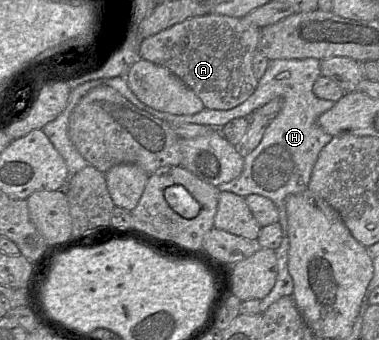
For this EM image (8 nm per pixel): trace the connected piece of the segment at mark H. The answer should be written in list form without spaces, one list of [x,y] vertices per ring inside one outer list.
[[[315,58],[270,60],[266,72],[258,81],[254,93],[242,104],[229,110],[204,108],[201,112],[194,115],[174,115],[158,111],[146,105],[129,88],[126,75],[109,79],[97,79],[81,84],[71,91],[64,111],[42,128],[42,131],[49,138],[53,146],[64,158],[68,168],[68,175],[59,190],[67,194],[74,175],[89,165],[88,161],[77,151],[69,138],[69,117],[81,98],[95,87],[109,86],[139,109],[169,124],[199,124],[212,128],[222,128],[235,118],[249,118],[253,112],[274,98],[282,98],[282,109],[277,117],[268,123],[260,144],[253,151],[244,153],[242,173],[236,179],[217,186],[219,192],[231,192],[244,198],[251,194],[267,197],[274,202],[278,209],[278,223],[282,229],[283,239],[280,246],[275,250],[277,258],[277,278],[275,285],[260,303],[260,312],[263,313],[272,303],[283,296],[292,295],[294,291],[293,279],[288,270],[289,237],[285,199],[289,195],[297,194],[307,189],[320,151],[333,138],[331,135],[325,133],[318,124],[318,118],[336,103],[320,99],[314,95],[313,85],[319,76],[321,76],[320,61]]]

